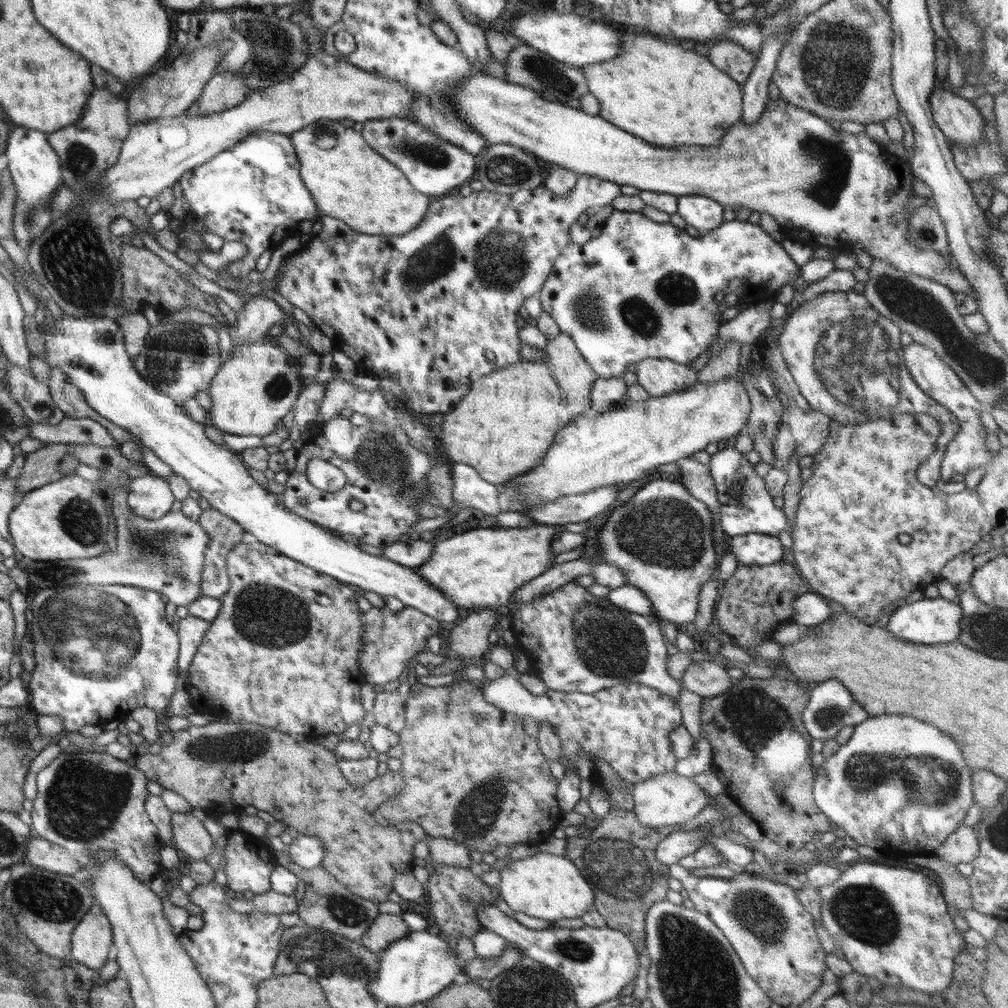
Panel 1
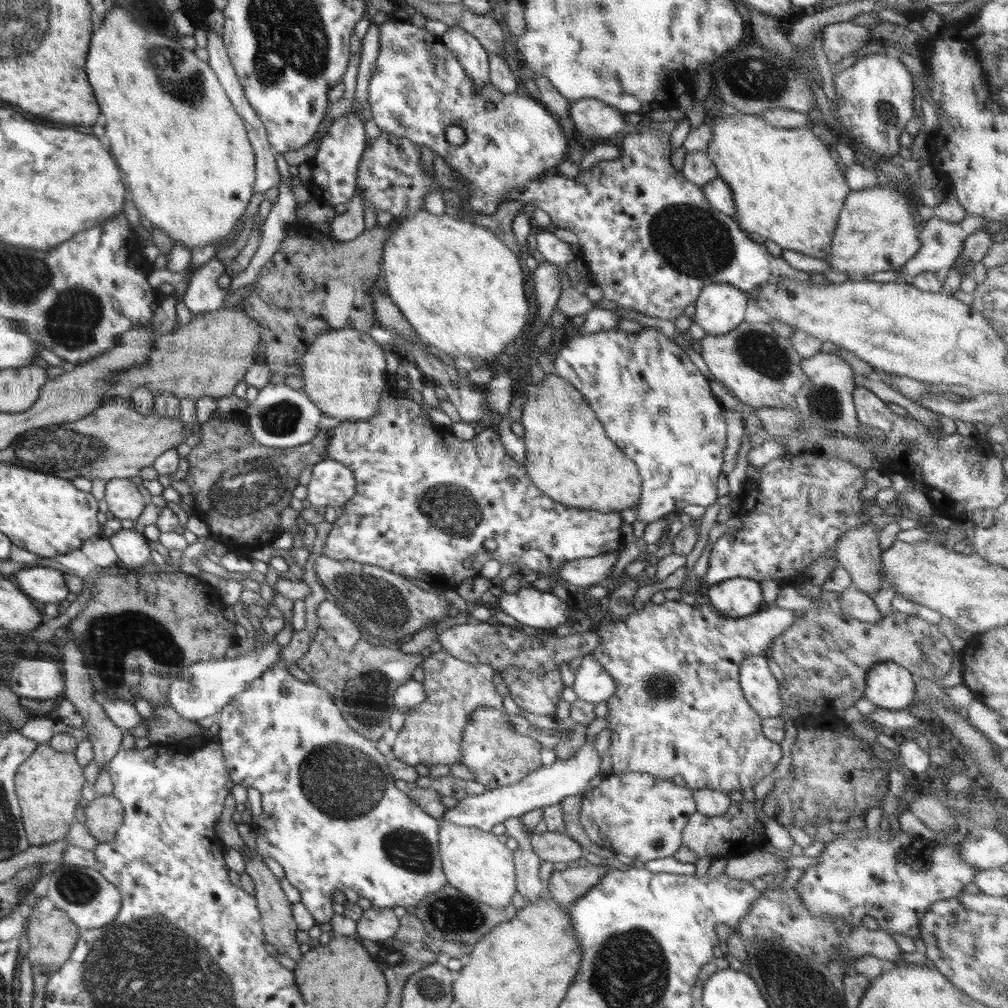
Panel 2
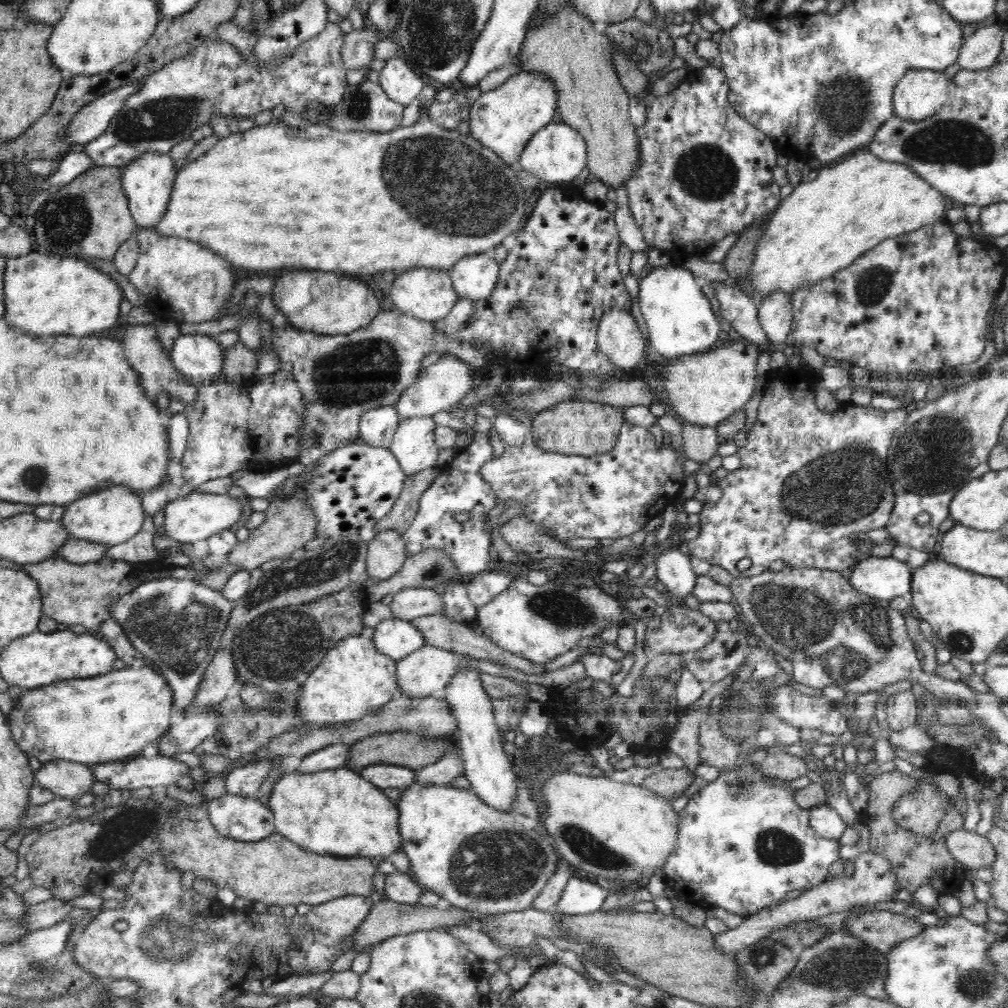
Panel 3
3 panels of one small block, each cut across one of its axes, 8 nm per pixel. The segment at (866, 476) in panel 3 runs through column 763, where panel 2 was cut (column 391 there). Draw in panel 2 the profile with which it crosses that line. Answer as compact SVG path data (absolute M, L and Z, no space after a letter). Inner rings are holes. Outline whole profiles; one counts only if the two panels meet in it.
M389 385L384 386L378 409L377 414L369 420L342 421L338 426L330 428L330 438L328 438L328 446L326 446L326 458L342 462L348 466L354 473L356 488L354 496L343 504L336 520L331 524L331 530L324 544L324 556L328 556L332 560L340 560L340 562L342 560L352 560L380 566L384 570L390 570L390 572L400 574L403 577L419 578L434 588L455 590L464 580L481 576L482 566L486 562L490 562L490 560L498 560L501 565L510 562L510 564L518 566L520 573L537 571L543 576L564 583L564 580L560 580L560 577L558 577L558 568L564 562L576 560L576 558L590 558L599 554L606 554L624 547L627 543L626 536L620 530L623 523L622 518L620 518L620 512L604 514L604 512L598 512L598 510L570 507L561 502L556 502L553 498L544 494L534 485L524 465L518 463L506 453L506 449L504 449L502 441L500 441L500 435L493 427L485 427L480 436L476 436L471 440L458 438L452 433L451 427L441 427L432 422L425 422L421 418L422 411L420 406L412 398L406 398L404 394L399 393L396 388L391 389ZM466 558L472 560L472 568L468 570L463 566L463 560Z

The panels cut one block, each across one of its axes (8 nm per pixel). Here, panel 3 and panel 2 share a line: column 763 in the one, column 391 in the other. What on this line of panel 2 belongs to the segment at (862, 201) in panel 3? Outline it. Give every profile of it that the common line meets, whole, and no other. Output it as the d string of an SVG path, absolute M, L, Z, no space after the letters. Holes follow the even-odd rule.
M426 210L417 213L413 218L395 220L391 226L394 232L382 246L382 276L386 280L388 294L392 298L392 302L398 306L404 318L410 322L410 326L416 330L422 340L436 346L438 350L445 352L452 358L468 356L468 358L474 360L479 359L482 363L486 359L493 360L498 354L502 354L504 348L507 348L506 346L512 340L516 340L522 334L526 324L528 324L528 318L530 318L530 304L526 295L524 295L526 292L524 291L524 272L522 272L523 259L506 246L500 240L500 237L497 237L491 230L482 228L479 224L474 224L474 222L457 220L445 213L442 216L434 216Z

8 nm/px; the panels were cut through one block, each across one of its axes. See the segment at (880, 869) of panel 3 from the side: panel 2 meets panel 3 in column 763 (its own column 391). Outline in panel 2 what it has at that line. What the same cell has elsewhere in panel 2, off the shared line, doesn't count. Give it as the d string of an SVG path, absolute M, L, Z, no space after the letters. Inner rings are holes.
M371 906L364 910L362 917L356 921L355 935L371 941L390 940L396 934L400 923L399 918L390 908Z

